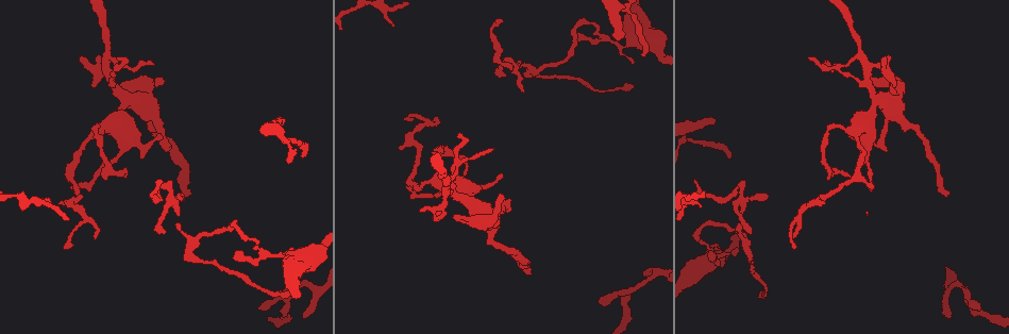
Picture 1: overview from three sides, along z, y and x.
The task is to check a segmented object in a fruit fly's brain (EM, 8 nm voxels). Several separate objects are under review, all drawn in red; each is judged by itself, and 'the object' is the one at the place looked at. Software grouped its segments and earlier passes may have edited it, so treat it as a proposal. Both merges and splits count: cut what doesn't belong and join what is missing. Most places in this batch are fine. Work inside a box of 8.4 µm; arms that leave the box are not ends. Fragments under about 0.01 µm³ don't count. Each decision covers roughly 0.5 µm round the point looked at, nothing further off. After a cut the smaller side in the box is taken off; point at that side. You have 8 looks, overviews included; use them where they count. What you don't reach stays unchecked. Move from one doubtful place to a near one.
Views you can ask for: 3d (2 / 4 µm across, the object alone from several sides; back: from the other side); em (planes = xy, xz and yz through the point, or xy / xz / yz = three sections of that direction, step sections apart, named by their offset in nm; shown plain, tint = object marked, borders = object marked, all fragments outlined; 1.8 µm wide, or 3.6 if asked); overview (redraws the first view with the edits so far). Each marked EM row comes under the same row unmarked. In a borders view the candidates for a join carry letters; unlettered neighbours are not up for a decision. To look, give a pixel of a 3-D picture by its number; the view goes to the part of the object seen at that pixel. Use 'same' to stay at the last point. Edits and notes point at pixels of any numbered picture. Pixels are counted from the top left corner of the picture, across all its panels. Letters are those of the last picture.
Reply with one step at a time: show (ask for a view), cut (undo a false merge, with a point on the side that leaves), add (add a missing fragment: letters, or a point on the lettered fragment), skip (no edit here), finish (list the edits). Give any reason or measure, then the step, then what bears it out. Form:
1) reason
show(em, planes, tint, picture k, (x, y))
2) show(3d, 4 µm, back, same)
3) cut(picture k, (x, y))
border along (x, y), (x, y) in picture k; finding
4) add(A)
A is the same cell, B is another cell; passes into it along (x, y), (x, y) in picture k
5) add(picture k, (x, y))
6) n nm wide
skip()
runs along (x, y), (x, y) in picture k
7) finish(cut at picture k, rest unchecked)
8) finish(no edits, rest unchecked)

an open end
show(3d, 2 µm, picture 1, (278, 120))

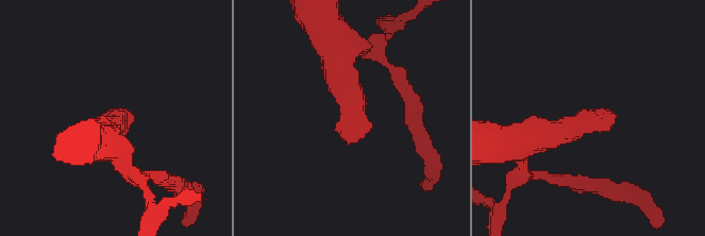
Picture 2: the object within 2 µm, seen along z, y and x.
show(em, yz, step 8, borders, picture 2, (119, 122))

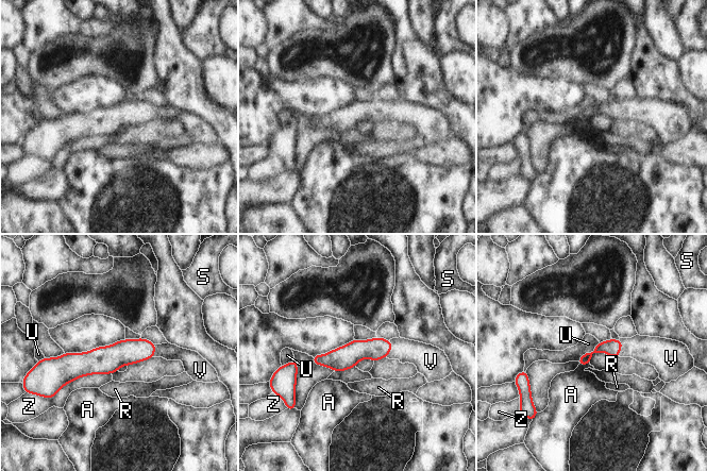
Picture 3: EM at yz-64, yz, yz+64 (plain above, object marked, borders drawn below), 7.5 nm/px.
Z touches over 320 nm
add(picture 3, (644, 349))
V is the same cell, A, R, S, U and Z are other cells; passes into it along (612, 348), (620, 348), (644, 349) in picture 3; it goes on there

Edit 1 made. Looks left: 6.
tapers out
show(em, 3.6 µm, planes, borders, picture 1, (598, 302))

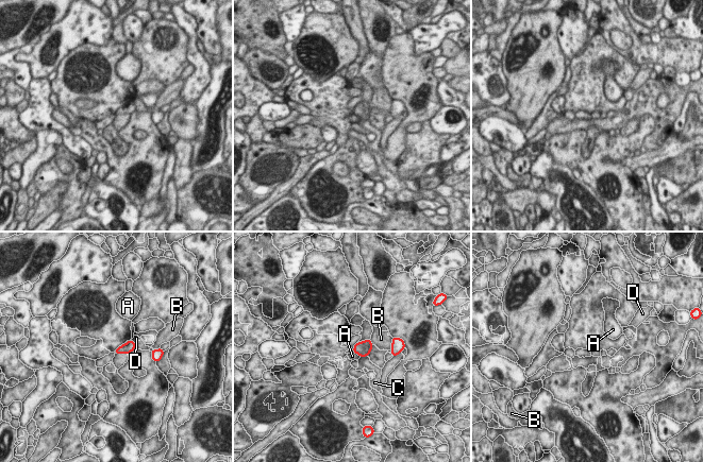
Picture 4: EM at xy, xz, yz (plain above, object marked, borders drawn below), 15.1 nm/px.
skip()
A, B, C and D are other cells; none of them fits

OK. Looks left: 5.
free end
show(3d, 4 µm, picture 1, (506, 212))

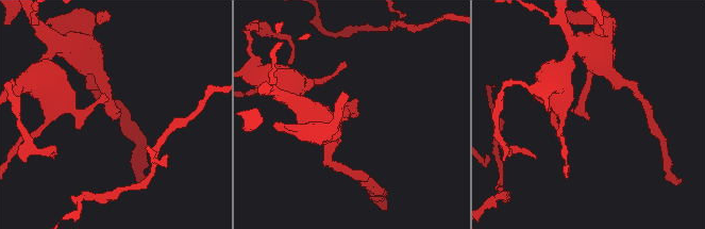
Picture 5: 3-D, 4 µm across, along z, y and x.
show(em, yz, step 4, tint, picture 5, (114, 117))

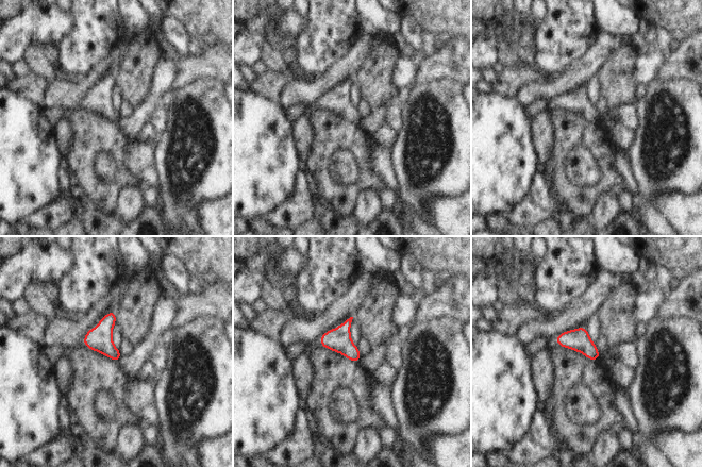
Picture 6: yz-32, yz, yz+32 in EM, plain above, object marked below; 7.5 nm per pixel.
another direction
show(em, planes, borders, same)

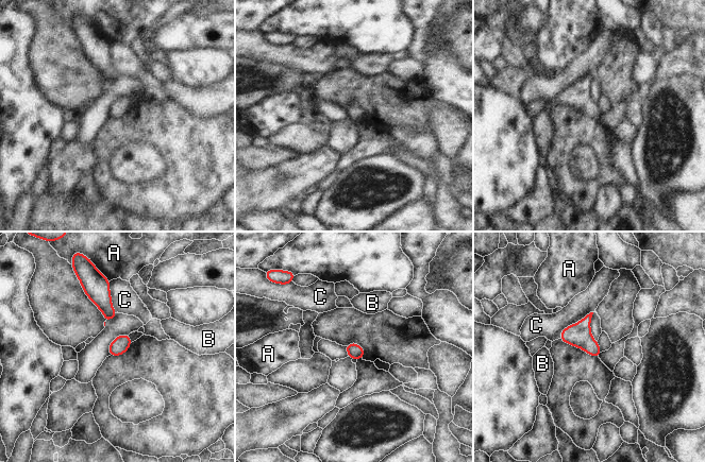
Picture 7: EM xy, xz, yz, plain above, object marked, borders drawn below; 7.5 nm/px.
110 nm wide
skip()
A, B and C are other cells; border along (592, 311), (568, 325), (558, 338) in picture 7; no lettered fragment goes on from it

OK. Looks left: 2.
finish(add at picture 3, rest unchecked)

